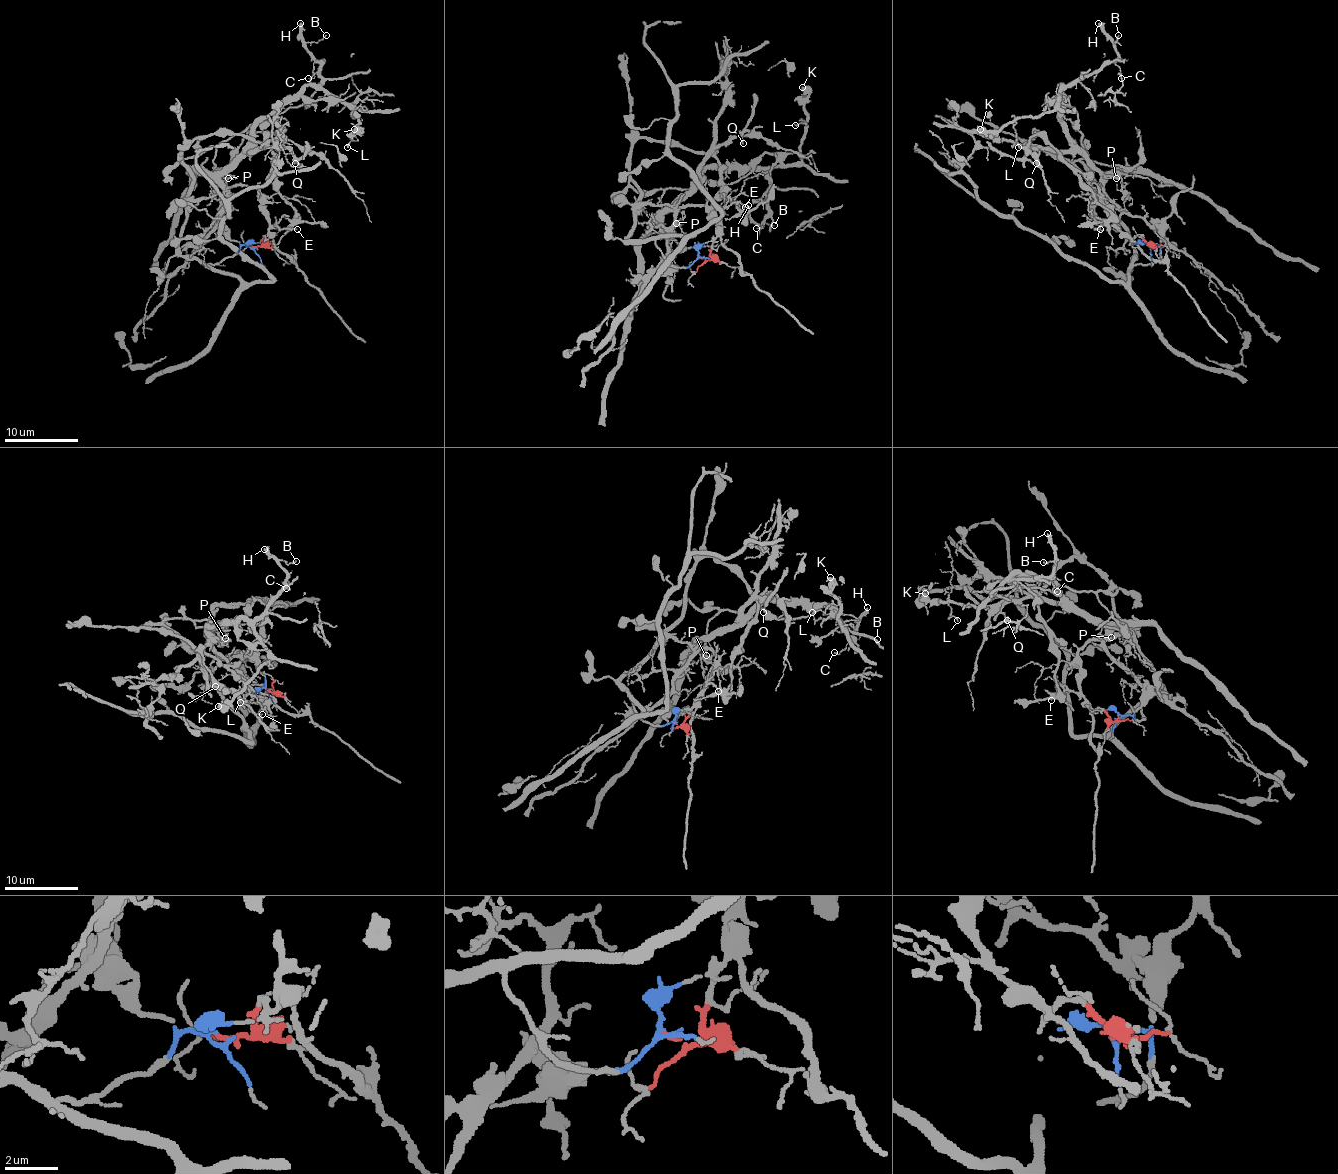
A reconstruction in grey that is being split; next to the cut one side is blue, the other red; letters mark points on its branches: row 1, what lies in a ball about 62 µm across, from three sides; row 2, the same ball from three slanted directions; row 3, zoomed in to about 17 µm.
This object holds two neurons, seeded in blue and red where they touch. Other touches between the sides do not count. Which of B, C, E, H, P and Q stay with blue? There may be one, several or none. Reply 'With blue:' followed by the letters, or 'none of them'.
With blue: none of them

